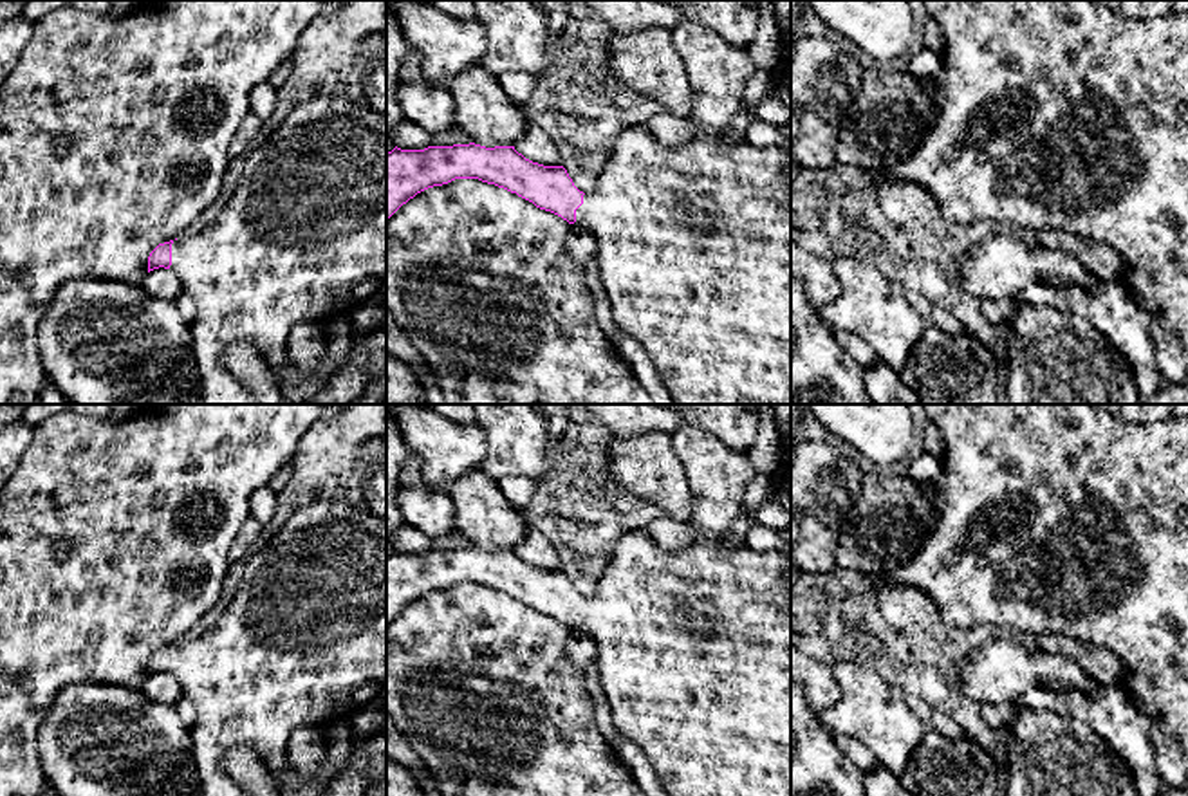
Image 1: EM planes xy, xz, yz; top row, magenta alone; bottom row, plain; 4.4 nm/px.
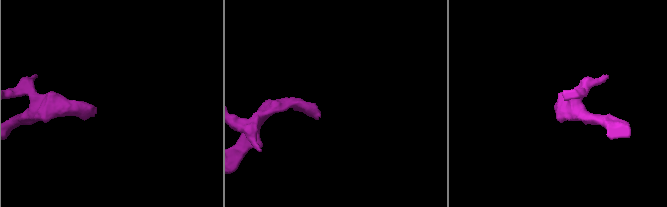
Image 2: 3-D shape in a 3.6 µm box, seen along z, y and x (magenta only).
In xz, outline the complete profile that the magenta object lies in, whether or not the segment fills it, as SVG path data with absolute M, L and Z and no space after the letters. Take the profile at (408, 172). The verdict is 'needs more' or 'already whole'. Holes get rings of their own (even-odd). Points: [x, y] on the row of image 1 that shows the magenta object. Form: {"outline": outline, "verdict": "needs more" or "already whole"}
{"outline": "M697 22L675 25L672 42L693 96L686 119L695 125L695 132L686 144L661 144L645 123L625 128L590 193L580 191L563 166L533 162L515 146L395 146L386 153L386 220L417 193L455 179L478 179L516 193L583 227L596 240L594 256L612 316L619 329L643 345L673 404L791 404L791 179L784 171L791 144L756 148L744 139L724 141L742 108L744 85L756 70L747 49L728 43Z", "verdict": "needs more"}

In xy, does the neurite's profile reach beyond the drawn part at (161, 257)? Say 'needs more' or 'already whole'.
needs more

